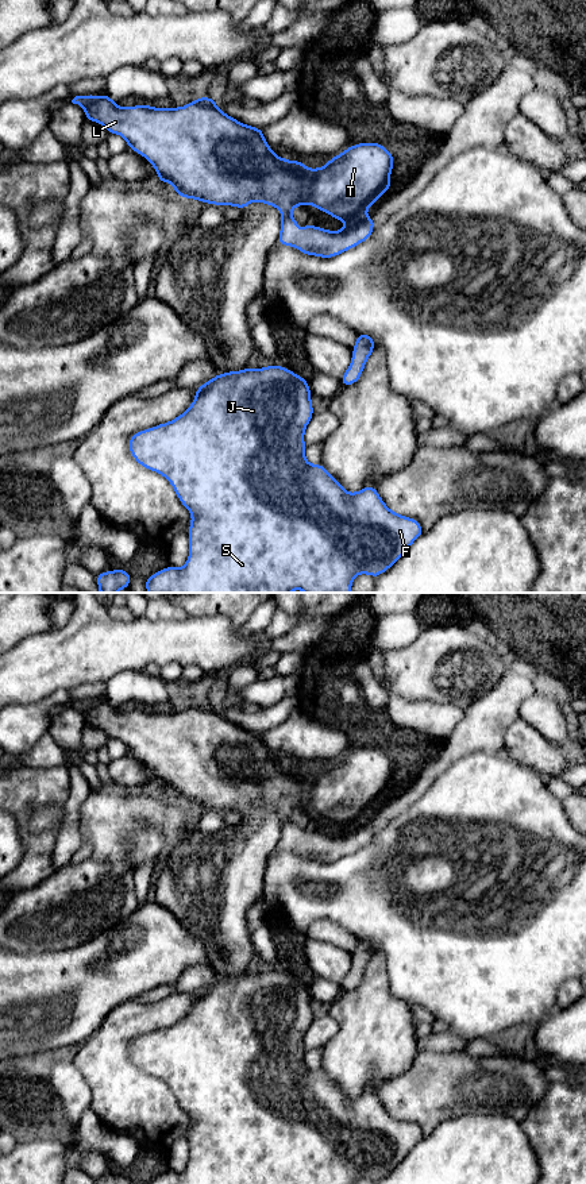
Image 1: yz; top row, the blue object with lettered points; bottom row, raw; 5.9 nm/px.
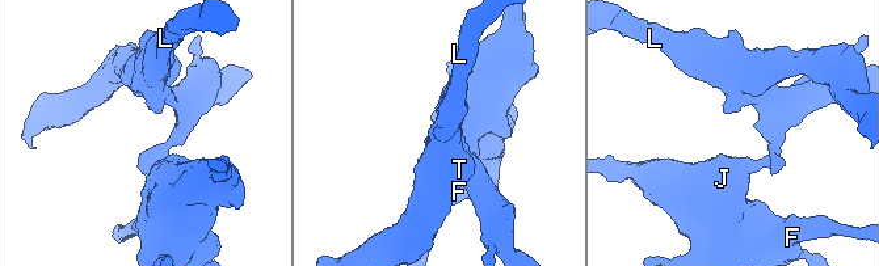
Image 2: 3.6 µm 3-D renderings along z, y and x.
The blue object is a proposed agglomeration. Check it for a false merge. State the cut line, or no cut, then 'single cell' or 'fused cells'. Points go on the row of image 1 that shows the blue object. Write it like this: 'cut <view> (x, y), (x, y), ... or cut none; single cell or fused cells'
cut yz (358, 335), (373, 343); fused cells

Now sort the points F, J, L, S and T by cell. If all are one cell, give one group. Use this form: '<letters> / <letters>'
F J S / L T

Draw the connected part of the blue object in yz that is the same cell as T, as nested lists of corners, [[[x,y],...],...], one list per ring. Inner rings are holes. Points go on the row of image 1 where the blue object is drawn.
[[[107,92],[103,96],[76,96],[72,103],[84,108],[86,122],[101,123],[109,134],[123,136],[128,149],[153,165],[158,182],[171,184],[176,194],[186,200],[197,198],[201,204],[234,205],[239,209],[254,200],[277,207],[282,220],[275,243],[297,247],[305,255],[334,258],[366,242],[373,234],[375,220],[363,213],[393,186],[390,173],[396,159],[379,143],[356,143],[329,158],[325,166],[309,169],[301,161],[275,155],[265,140],[262,128],[246,126],[225,115],[213,97],[197,97],[188,105],[167,109],[154,108],[147,103],[122,108]],[[308,204],[346,221],[347,225],[332,232],[302,224],[298,235],[298,221],[290,212],[294,207]]]

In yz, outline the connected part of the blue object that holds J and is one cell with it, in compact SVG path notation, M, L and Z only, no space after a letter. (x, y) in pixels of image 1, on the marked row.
M277 365L263 369L246 367L240 371L215 375L196 389L192 405L177 419L139 431L130 437L128 448L132 458L142 467L163 475L173 486L180 502L192 513L192 522L188 529L189 558L185 566L181 568L169 566L144 578L147 593L289 593L290 590L351 593L352 581L358 574L379 576L424 533L417 520L390 510L374 486L366 486L358 493L347 493L323 464L307 462L304 433L315 414L311 398L309 382L286 367Z

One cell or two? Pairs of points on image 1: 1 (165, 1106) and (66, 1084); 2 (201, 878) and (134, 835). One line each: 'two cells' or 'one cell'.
1: two cells
2: two cells

